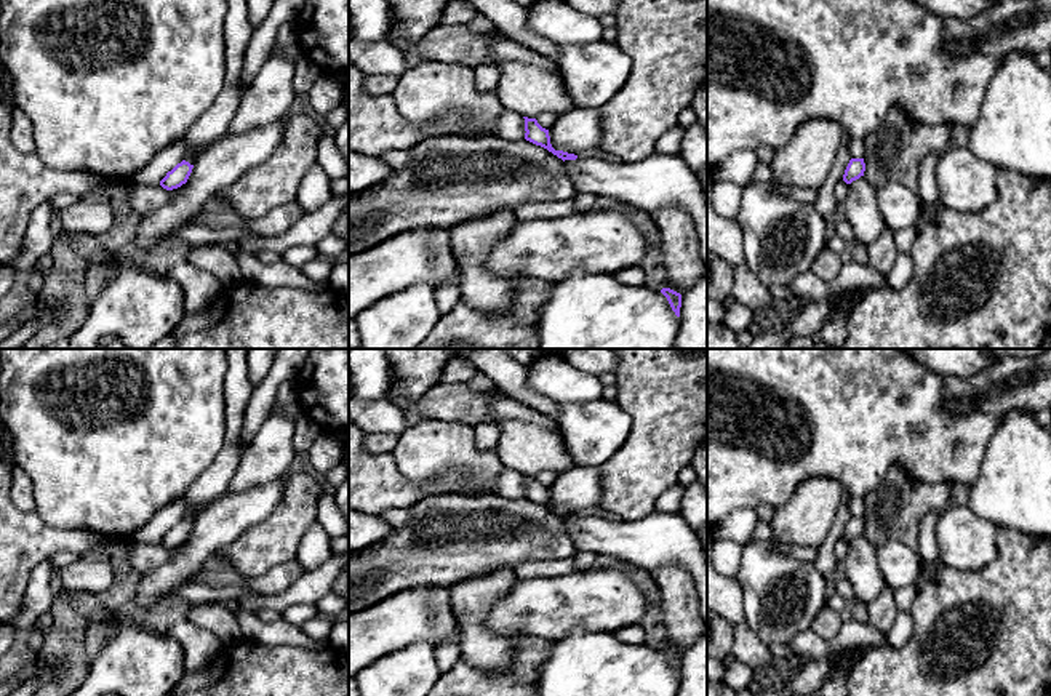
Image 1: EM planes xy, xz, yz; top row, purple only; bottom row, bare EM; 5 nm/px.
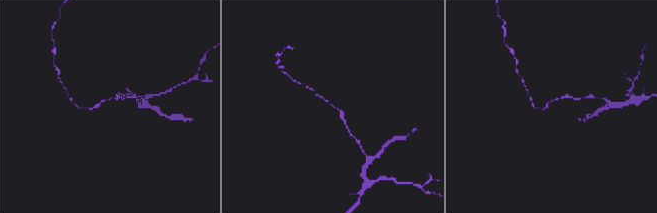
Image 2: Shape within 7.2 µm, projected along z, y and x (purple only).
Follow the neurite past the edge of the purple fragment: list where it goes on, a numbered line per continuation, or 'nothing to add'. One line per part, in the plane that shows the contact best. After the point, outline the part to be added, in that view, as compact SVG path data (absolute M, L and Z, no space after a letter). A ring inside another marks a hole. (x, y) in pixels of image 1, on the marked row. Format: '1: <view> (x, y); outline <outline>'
nothing to add

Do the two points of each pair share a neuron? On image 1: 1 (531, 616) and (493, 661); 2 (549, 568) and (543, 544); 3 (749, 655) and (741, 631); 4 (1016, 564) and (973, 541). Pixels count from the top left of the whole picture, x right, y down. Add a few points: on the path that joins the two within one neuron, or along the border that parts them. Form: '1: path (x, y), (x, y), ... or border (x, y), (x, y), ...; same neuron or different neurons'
1: border (496, 600), (483, 624), (496, 632), (523, 636); different neurons
2: border (573, 556), (525, 560), (512, 568); different neurons
3: path (747, 648), (743, 637); same neuron
4: border (997, 527), (997, 556), (981, 568), (963, 572); different neurons

